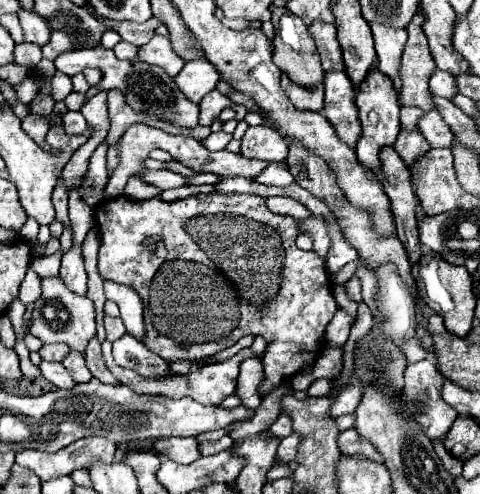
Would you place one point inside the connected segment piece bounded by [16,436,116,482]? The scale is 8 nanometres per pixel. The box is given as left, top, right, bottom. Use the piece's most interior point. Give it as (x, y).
(47, 465)

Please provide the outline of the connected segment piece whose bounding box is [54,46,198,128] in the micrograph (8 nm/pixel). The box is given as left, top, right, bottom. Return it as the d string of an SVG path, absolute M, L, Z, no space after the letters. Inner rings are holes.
M98 46L96 50L76 50L76 52L66 52L60 54L60 58L54 60L56 70L64 72L66 76L73 77L81 73L85 68L92 66L102 72L100 80L100 90L110 90L110 88L126 88L124 98L132 110L138 110L138 114L152 114L154 104L156 104L156 118L164 118L166 122L172 122L174 126L180 128L196 128L198 126L198 106L190 102L176 86L176 82L160 68L152 66L140 60L118 60L112 50L106 50Z

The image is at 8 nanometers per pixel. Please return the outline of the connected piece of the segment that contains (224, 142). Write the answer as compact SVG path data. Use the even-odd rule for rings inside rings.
M220 130L220 132L216 132L216 134L210 134L210 136L204 140L204 146L206 146L208 150L222 150L222 148L228 146L230 140L232 140L232 136Z

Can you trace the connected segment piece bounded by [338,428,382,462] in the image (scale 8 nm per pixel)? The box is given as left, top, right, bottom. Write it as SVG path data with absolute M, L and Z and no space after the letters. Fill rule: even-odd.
M354 428L344 430L344 432L338 434L338 448L340 448L340 454L344 454L344 456L364 456L372 462L382 460L380 452L368 440L360 438Z

